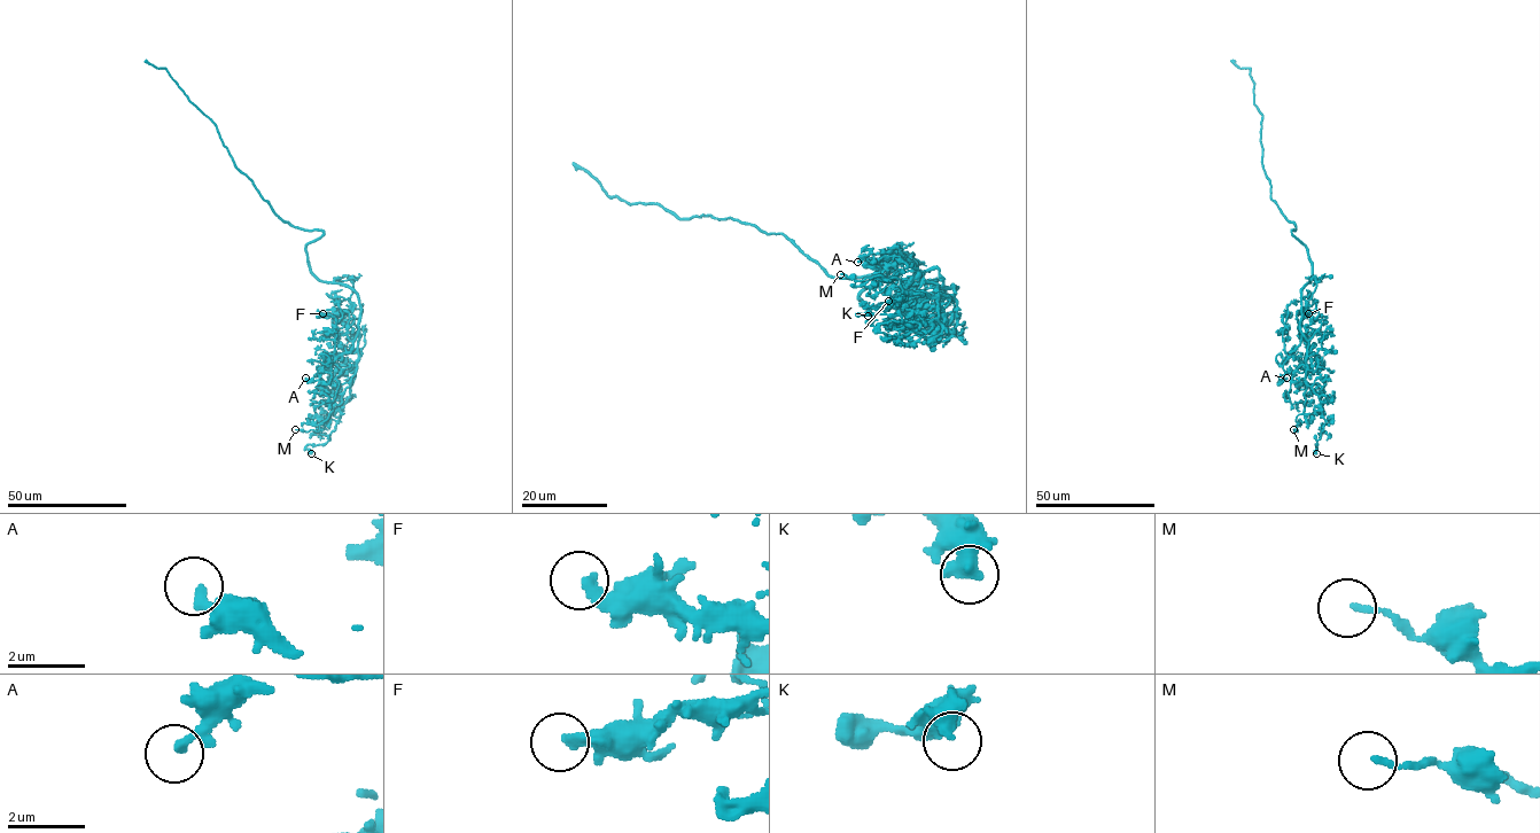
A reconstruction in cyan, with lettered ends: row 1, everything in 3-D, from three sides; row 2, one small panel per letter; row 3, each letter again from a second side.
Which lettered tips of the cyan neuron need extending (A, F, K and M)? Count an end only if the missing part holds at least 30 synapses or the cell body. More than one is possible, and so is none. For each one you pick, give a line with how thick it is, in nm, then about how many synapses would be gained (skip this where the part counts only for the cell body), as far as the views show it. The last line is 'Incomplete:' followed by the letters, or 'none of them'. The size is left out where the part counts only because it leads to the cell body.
Incomplete: none of them

